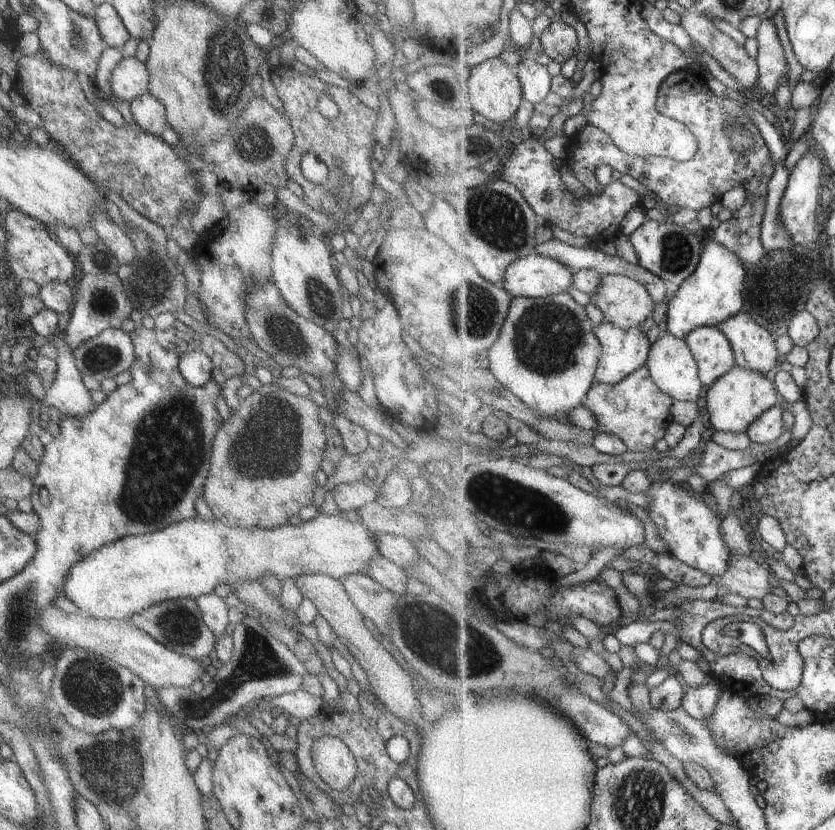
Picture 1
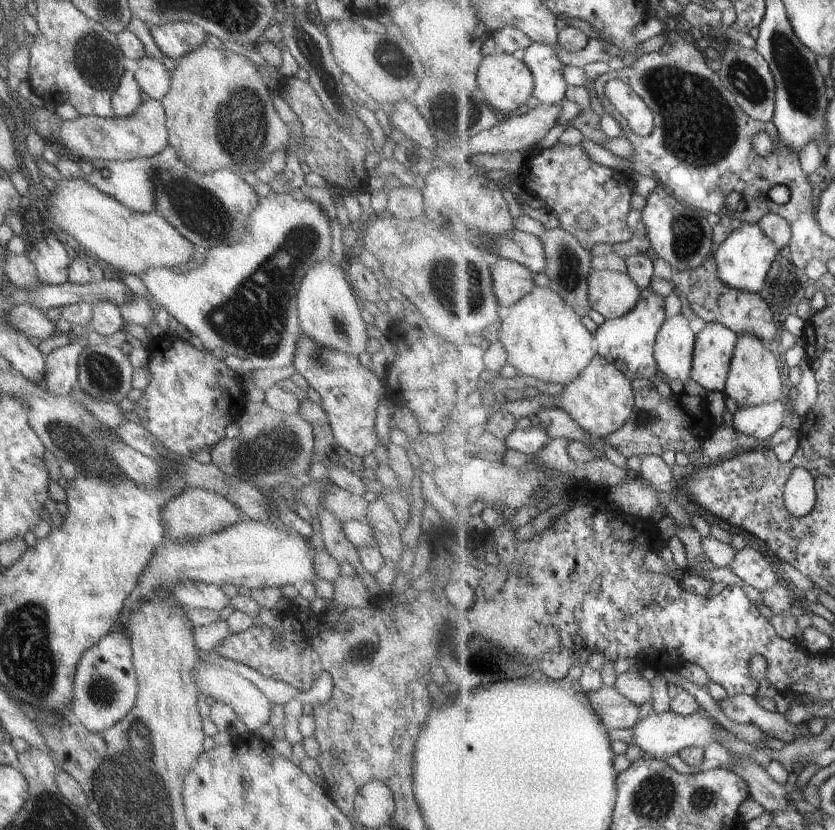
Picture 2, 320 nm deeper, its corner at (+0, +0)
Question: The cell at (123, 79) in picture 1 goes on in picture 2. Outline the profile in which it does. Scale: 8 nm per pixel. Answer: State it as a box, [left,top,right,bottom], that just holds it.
[132,56,169,102]

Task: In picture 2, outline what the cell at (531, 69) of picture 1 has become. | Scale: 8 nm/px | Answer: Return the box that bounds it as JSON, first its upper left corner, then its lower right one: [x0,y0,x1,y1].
[520,42,569,104]

